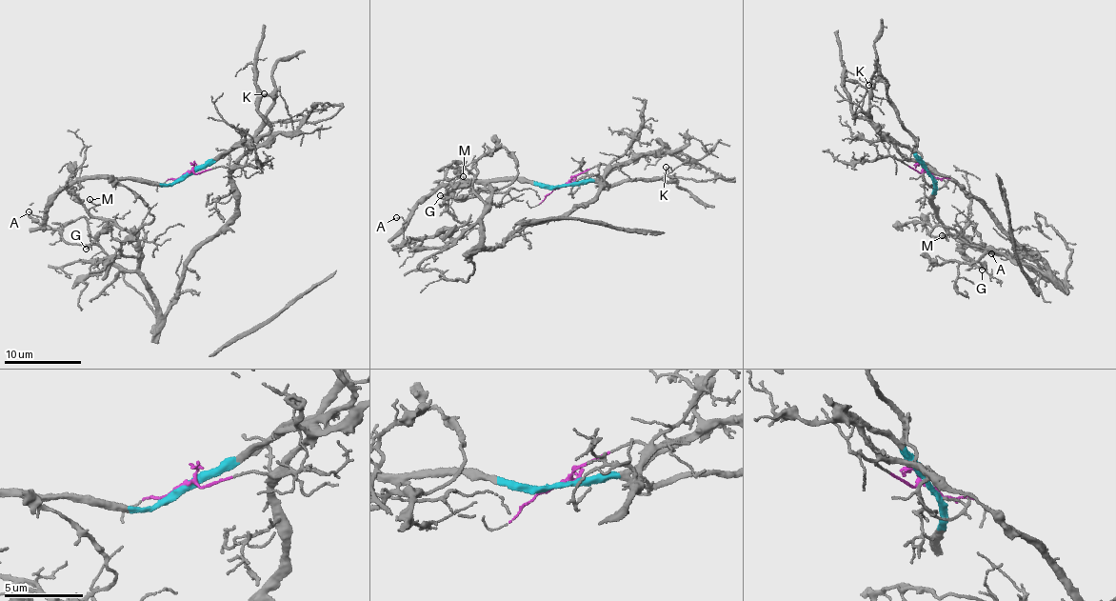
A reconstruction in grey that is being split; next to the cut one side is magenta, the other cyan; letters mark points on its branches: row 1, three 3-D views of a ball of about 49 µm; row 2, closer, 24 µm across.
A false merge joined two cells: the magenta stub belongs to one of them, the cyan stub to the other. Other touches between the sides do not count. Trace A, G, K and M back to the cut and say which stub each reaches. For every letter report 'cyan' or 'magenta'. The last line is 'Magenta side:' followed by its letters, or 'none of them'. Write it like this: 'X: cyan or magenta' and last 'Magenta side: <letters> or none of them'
A: cyan
G: magenta
K: cyan
M: magenta
Magenta side: G, M

